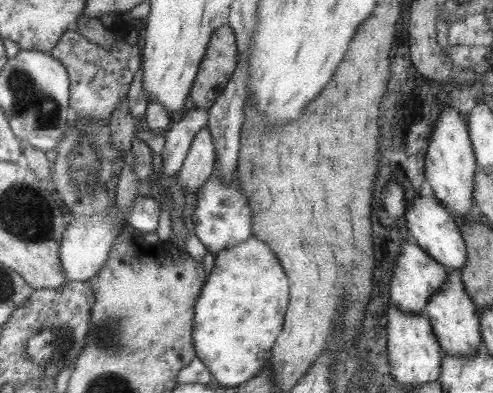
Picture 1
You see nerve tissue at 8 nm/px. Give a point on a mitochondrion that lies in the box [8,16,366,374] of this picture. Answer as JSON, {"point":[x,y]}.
{"point":[88,171]}

